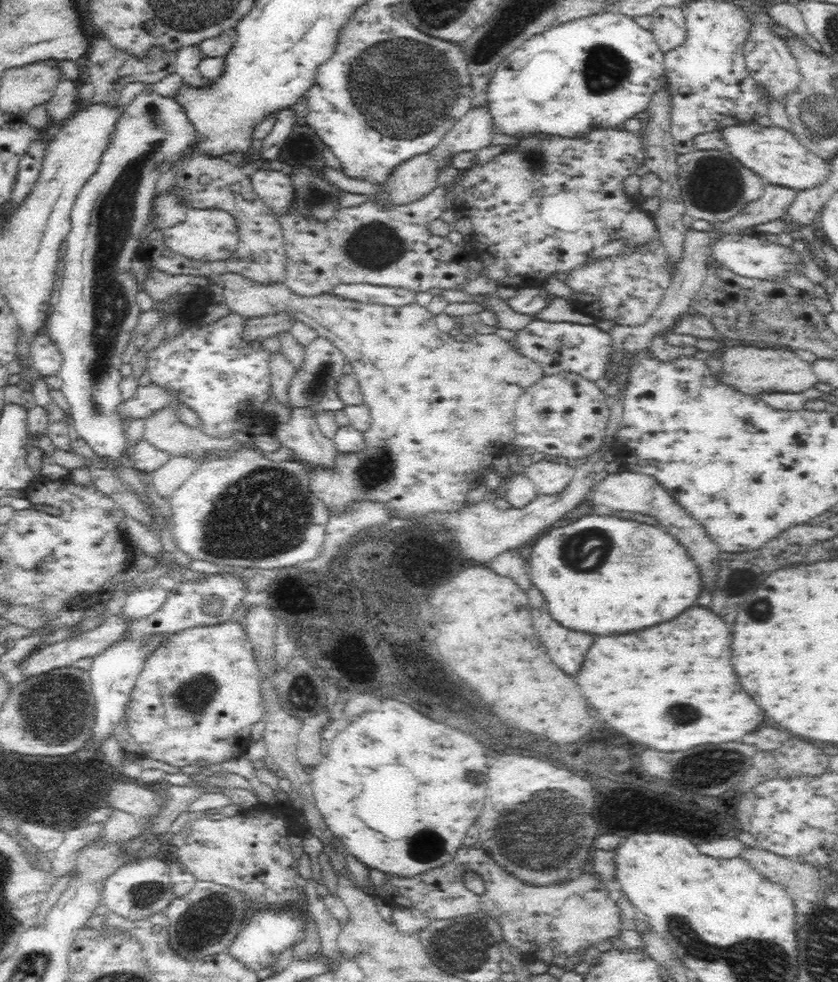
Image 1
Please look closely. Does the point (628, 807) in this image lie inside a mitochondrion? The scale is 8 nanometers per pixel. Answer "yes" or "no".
no

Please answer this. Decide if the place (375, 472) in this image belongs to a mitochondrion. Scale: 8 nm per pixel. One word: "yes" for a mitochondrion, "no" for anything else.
yes

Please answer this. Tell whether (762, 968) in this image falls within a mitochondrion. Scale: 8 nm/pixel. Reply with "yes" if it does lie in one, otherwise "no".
yes

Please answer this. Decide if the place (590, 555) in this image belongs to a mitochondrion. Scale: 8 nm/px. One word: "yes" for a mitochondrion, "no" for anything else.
yes

